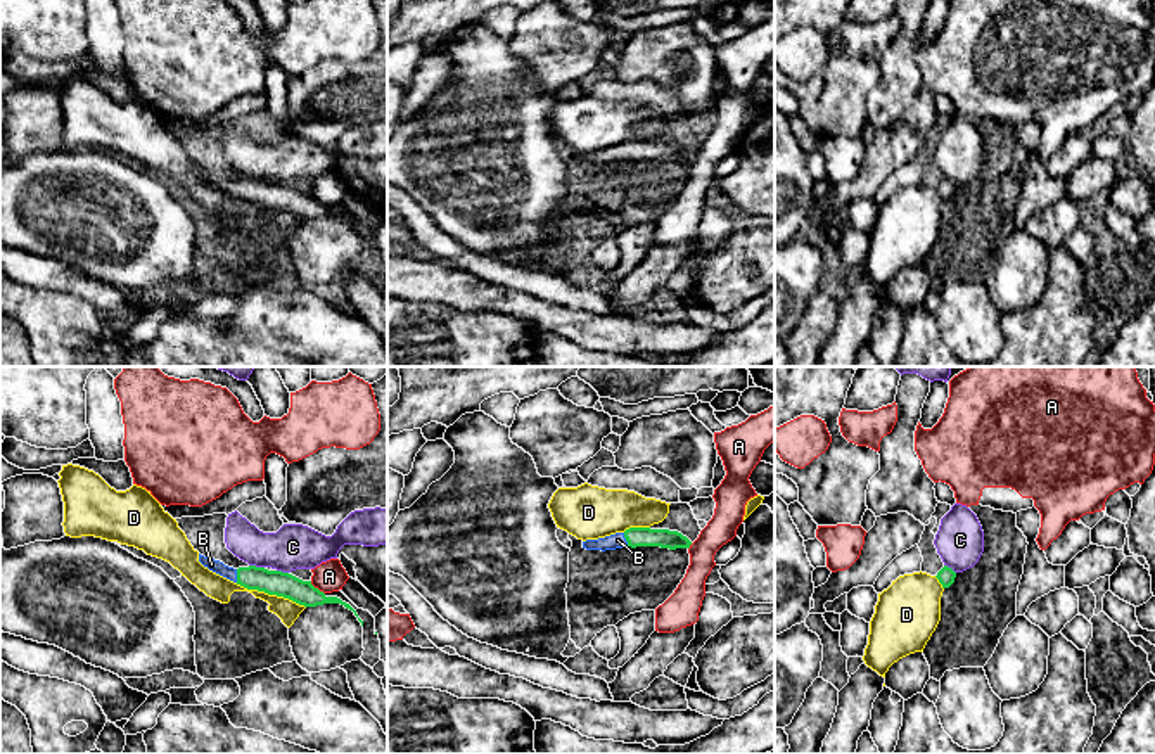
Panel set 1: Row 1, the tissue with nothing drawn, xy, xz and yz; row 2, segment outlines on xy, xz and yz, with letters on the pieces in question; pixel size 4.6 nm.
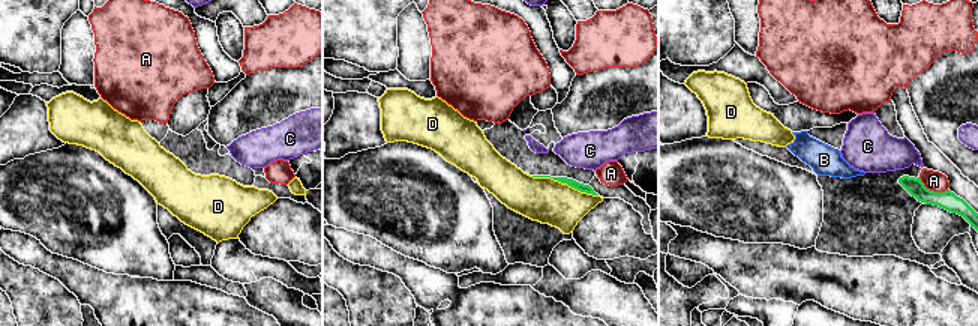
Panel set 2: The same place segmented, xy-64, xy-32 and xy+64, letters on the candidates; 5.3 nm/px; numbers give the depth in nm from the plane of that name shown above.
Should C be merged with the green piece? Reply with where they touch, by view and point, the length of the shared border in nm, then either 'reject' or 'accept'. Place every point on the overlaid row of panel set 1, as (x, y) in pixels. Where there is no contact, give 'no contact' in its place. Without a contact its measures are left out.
xy (255, 566) | 70 nm | reject

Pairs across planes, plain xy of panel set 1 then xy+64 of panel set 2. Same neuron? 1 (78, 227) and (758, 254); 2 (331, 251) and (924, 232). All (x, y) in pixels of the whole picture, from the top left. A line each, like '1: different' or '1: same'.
1: different
2: same

